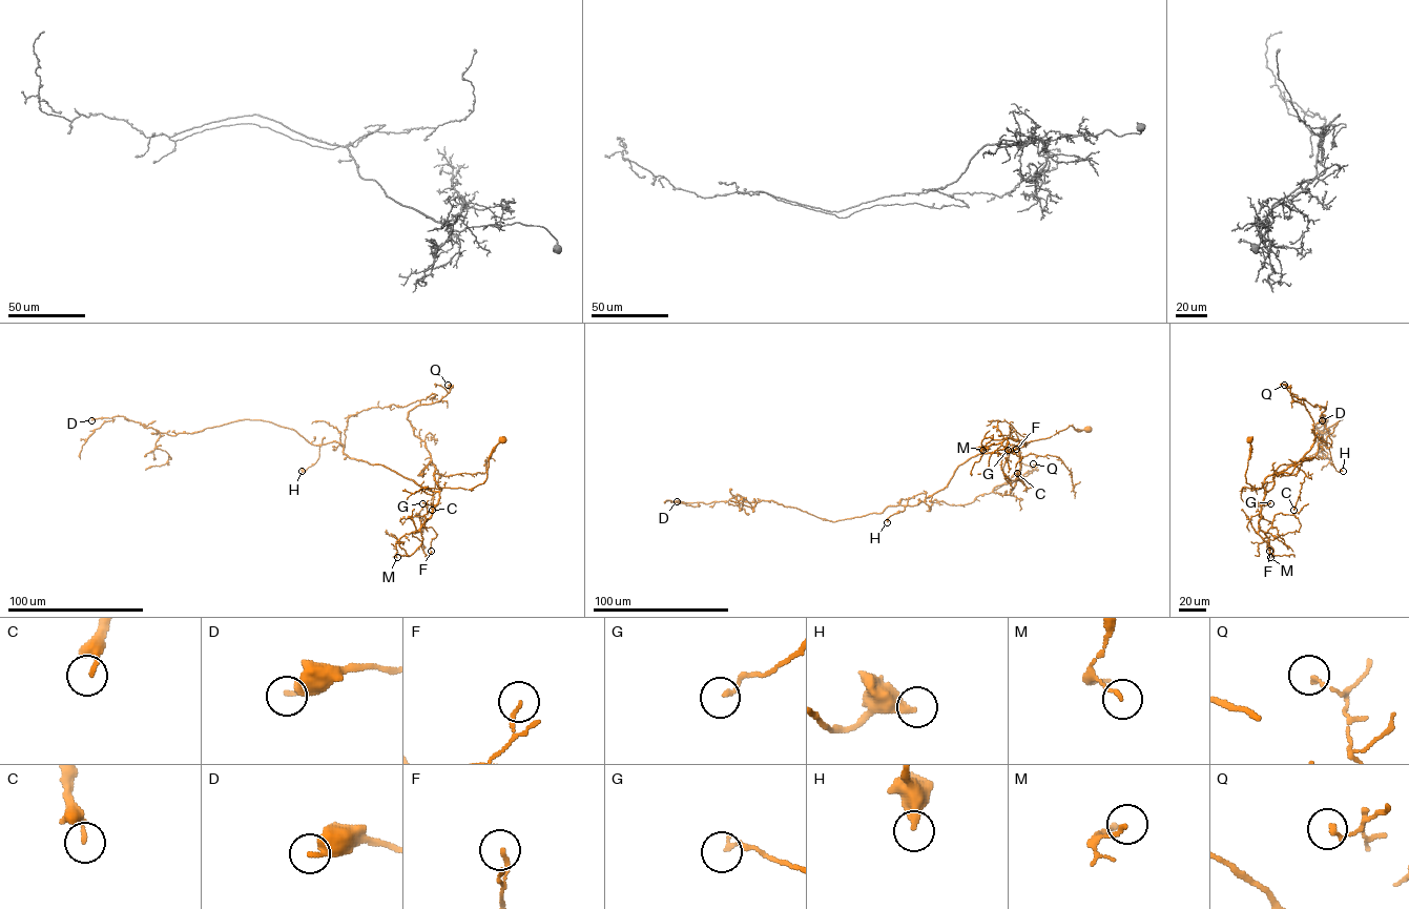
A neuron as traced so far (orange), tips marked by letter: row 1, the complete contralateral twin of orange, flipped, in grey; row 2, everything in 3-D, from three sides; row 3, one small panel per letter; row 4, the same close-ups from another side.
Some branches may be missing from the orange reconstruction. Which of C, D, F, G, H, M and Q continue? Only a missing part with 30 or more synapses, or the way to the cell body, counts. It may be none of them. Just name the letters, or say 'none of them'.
none of them

